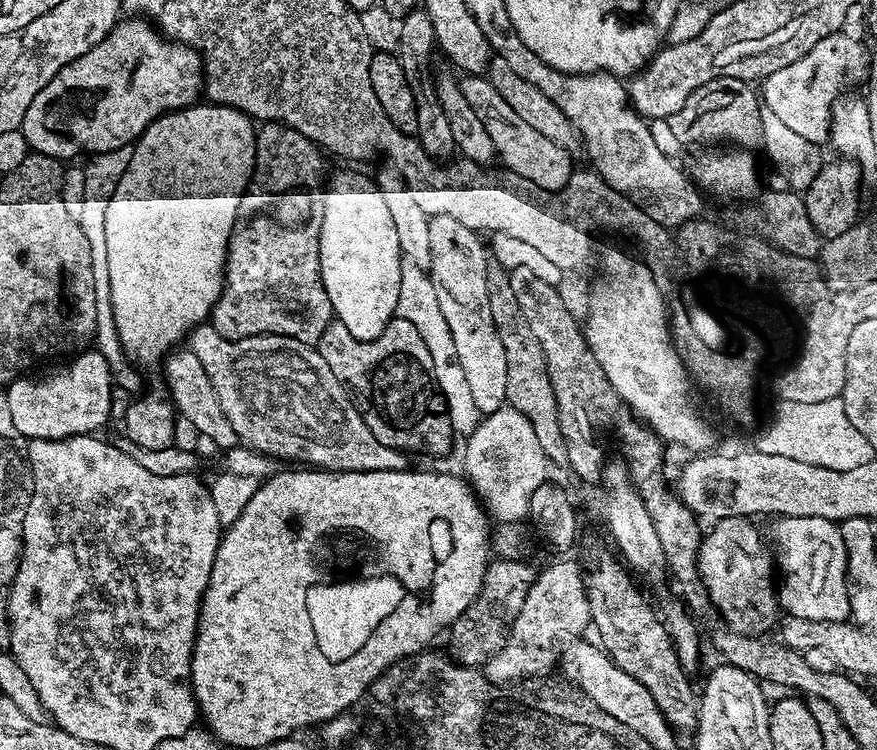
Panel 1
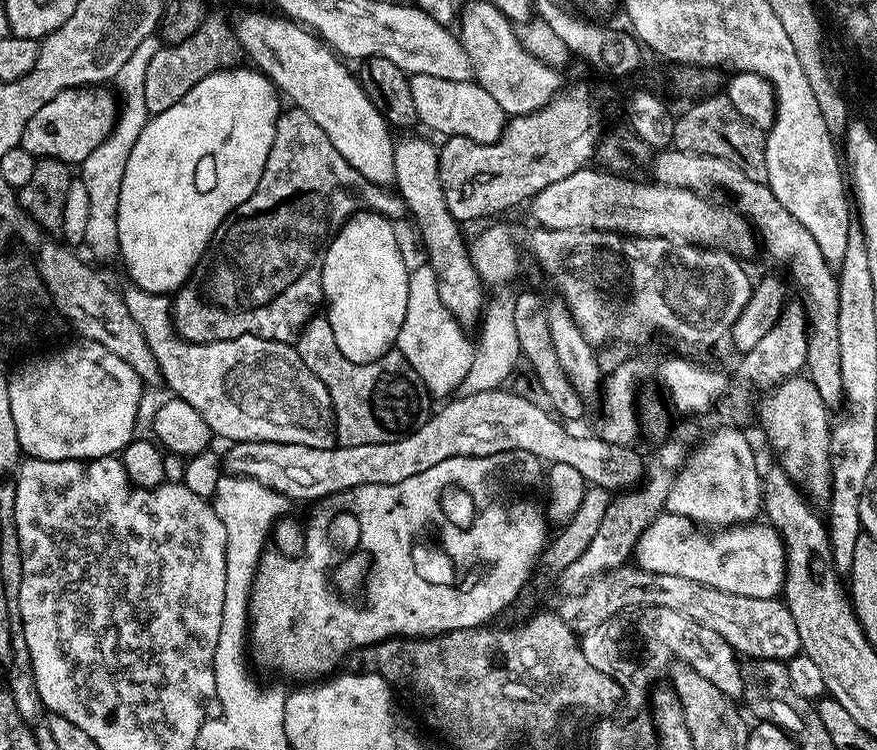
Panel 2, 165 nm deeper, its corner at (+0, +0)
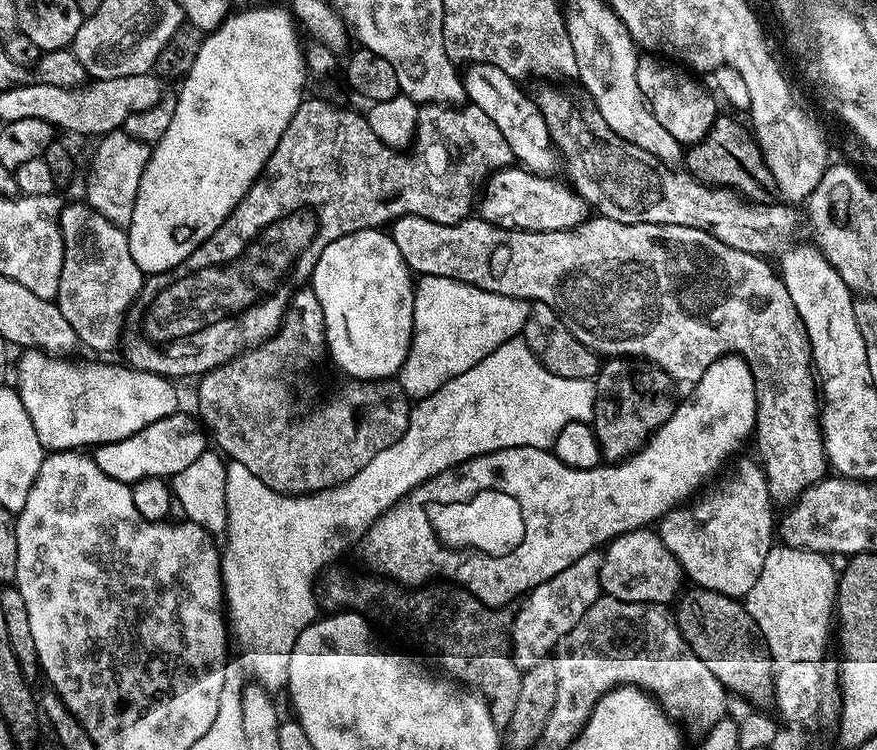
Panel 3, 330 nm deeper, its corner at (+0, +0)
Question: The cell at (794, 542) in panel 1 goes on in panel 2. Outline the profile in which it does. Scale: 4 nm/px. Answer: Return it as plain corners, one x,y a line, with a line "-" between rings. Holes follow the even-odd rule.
667,510
660,513
638,538
634,553
636,567
648,572
659,572
662,575
680,575
693,579
718,590
726,590
730,594
749,596
750,598
776,598
781,595
786,575
784,559
784,539
775,528
767,522
749,522
743,526
729,526
713,531
712,540
707,531
701,530
685,516

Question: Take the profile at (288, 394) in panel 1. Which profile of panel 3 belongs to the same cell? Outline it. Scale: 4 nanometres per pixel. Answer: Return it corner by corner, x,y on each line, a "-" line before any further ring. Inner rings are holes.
69,203
60,211
60,229
64,239
64,261
62,262
62,278
58,282
58,294
55,302
62,310
62,318
74,326
74,334
81,345
93,348
96,352
108,352
116,343
121,343
122,333
126,328
126,319
130,309
136,302
141,288
144,287
146,274
134,262
134,254
130,254
128,234
95,207
87,208
84,204

